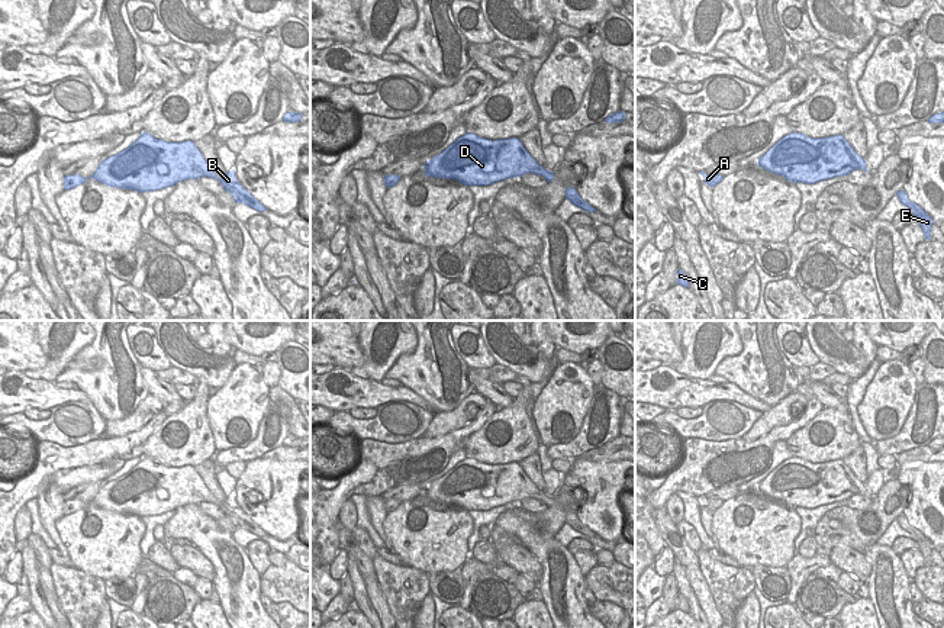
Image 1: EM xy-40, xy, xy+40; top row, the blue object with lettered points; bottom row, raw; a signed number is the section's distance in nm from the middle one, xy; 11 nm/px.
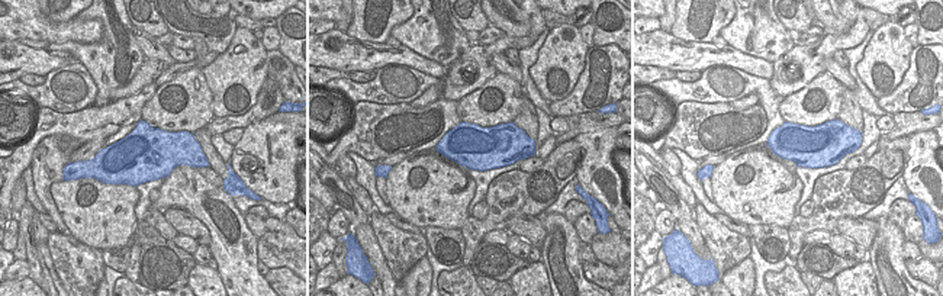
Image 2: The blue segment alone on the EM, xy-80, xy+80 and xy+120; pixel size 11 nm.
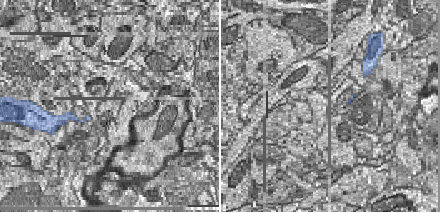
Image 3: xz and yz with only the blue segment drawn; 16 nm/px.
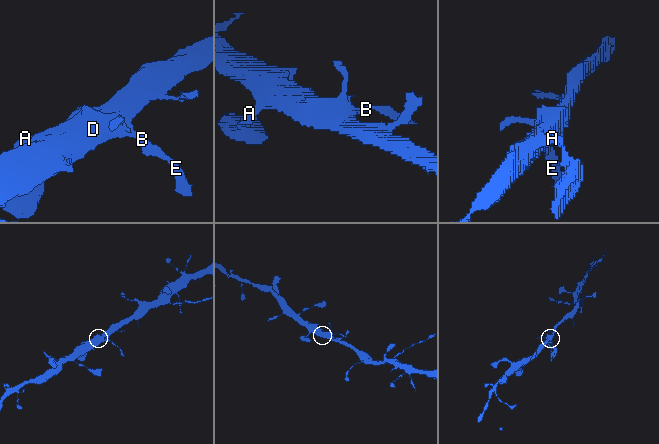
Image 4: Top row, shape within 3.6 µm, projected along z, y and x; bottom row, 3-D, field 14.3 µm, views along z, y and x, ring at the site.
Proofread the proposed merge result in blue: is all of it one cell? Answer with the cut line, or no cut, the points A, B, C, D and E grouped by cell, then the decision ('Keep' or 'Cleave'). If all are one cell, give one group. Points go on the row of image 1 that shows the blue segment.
No split. Groups: A B C D E. Keep

